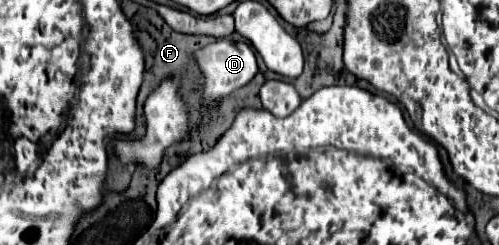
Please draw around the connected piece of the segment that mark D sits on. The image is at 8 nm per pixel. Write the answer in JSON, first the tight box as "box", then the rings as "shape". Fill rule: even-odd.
{"box":[196,38,258,98],"shape":[[[228,38],[216,40],[212,44],[208,44],[206,48],[196,52],[196,64],[200,66],[202,74],[204,74],[204,82],[202,82],[202,98],[222,98],[228,96],[230,92],[246,86],[258,72],[258,64],[256,64],[256,54],[254,50],[246,44],[246,42],[232,42]]]}

